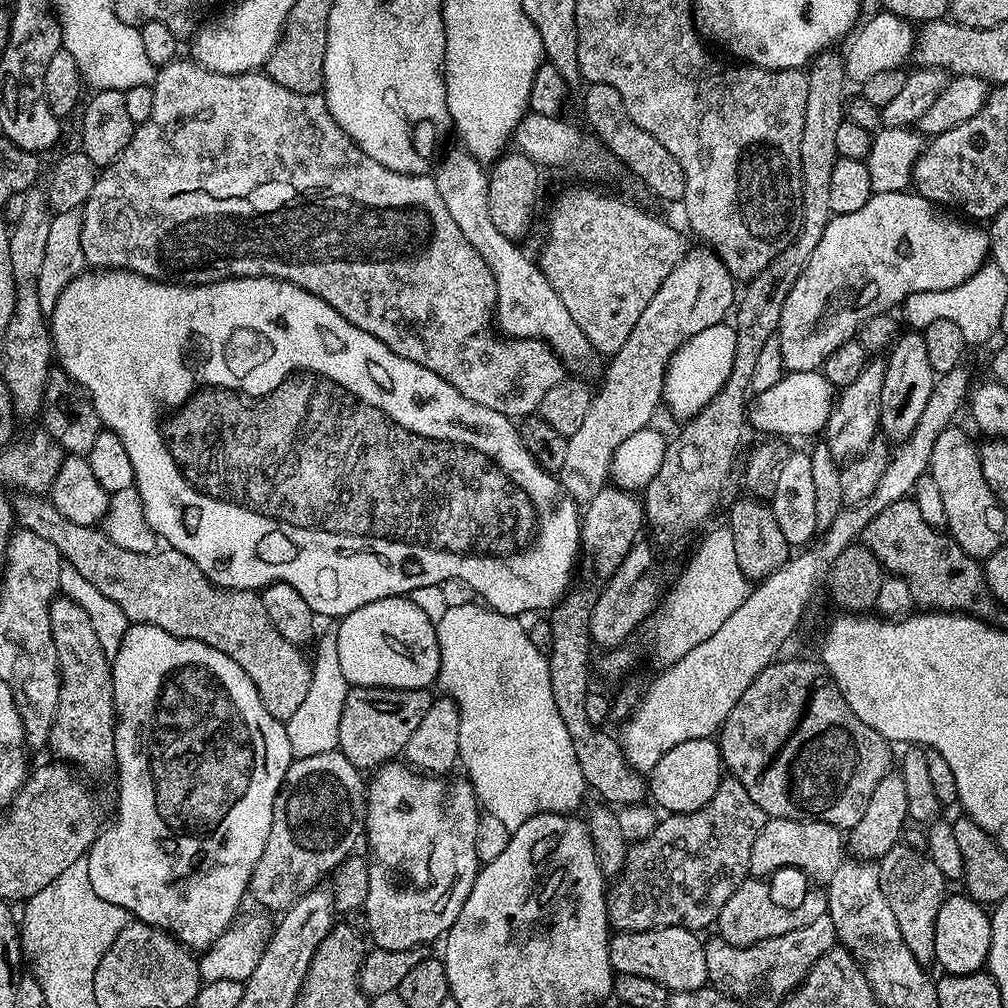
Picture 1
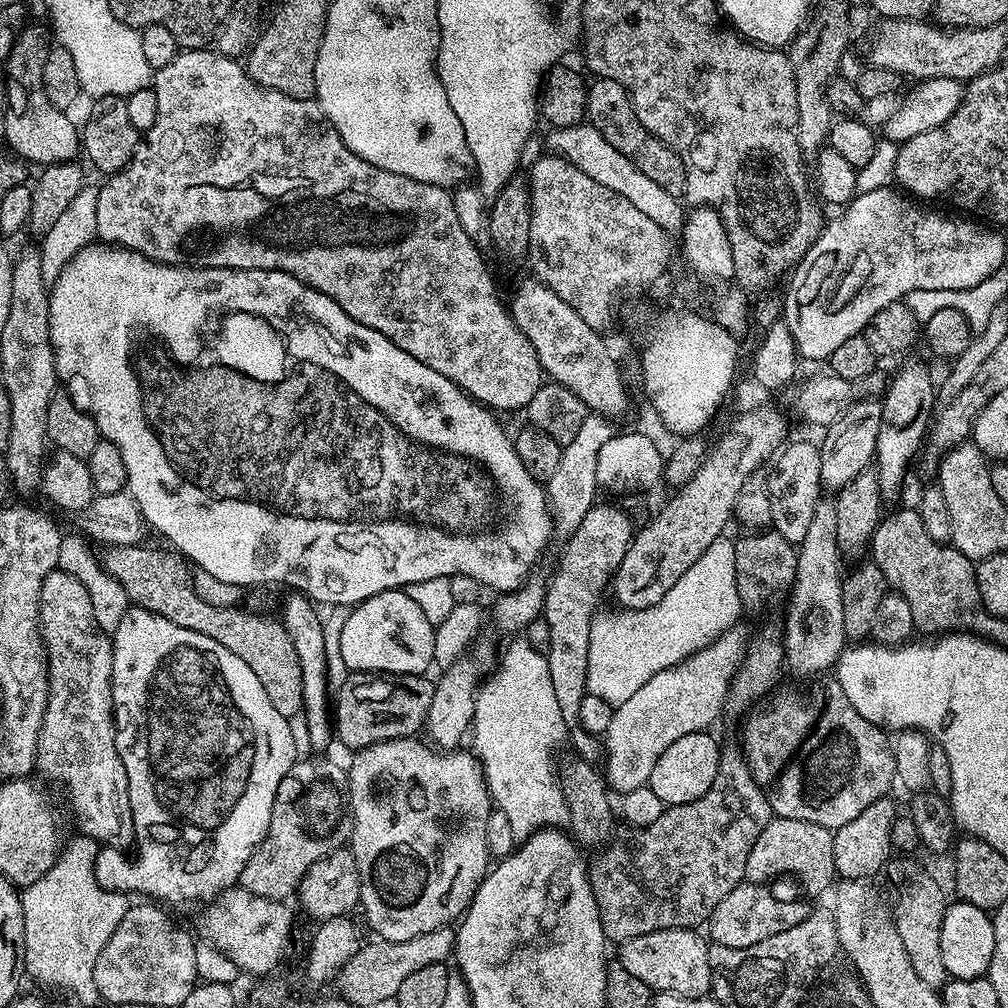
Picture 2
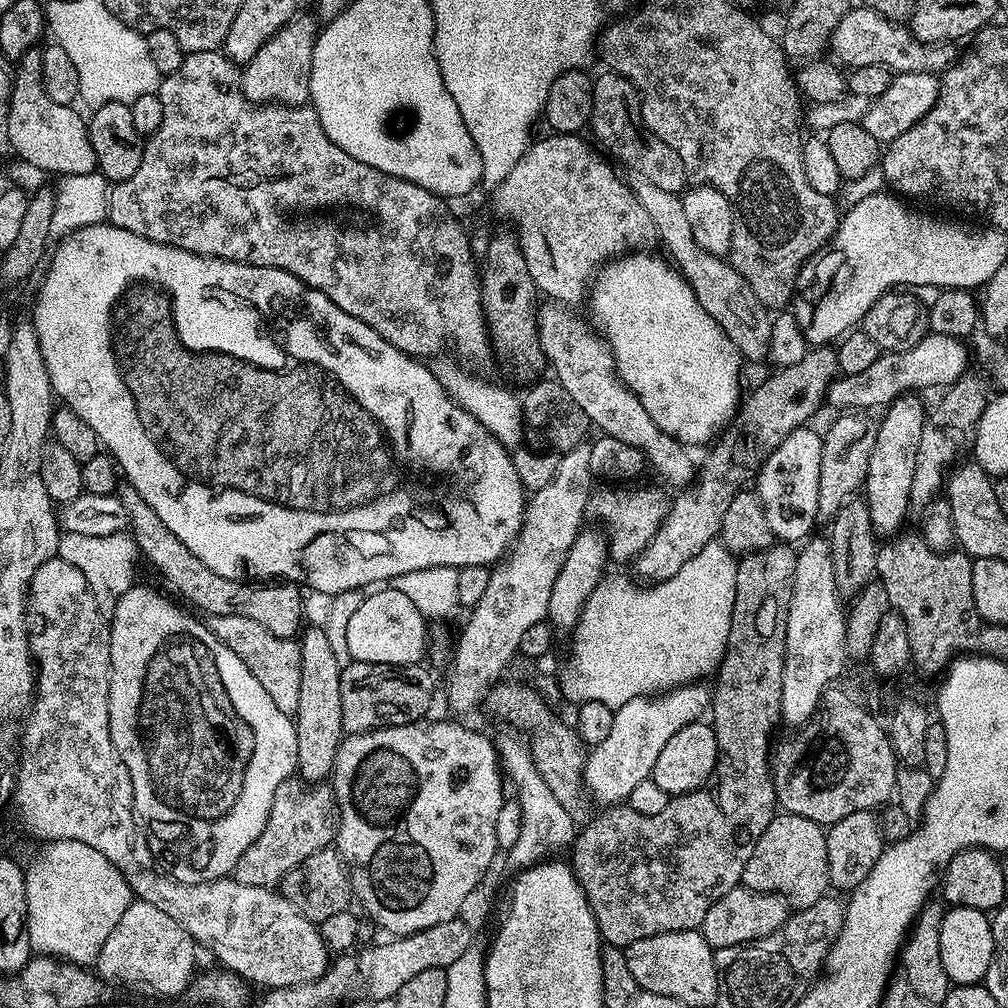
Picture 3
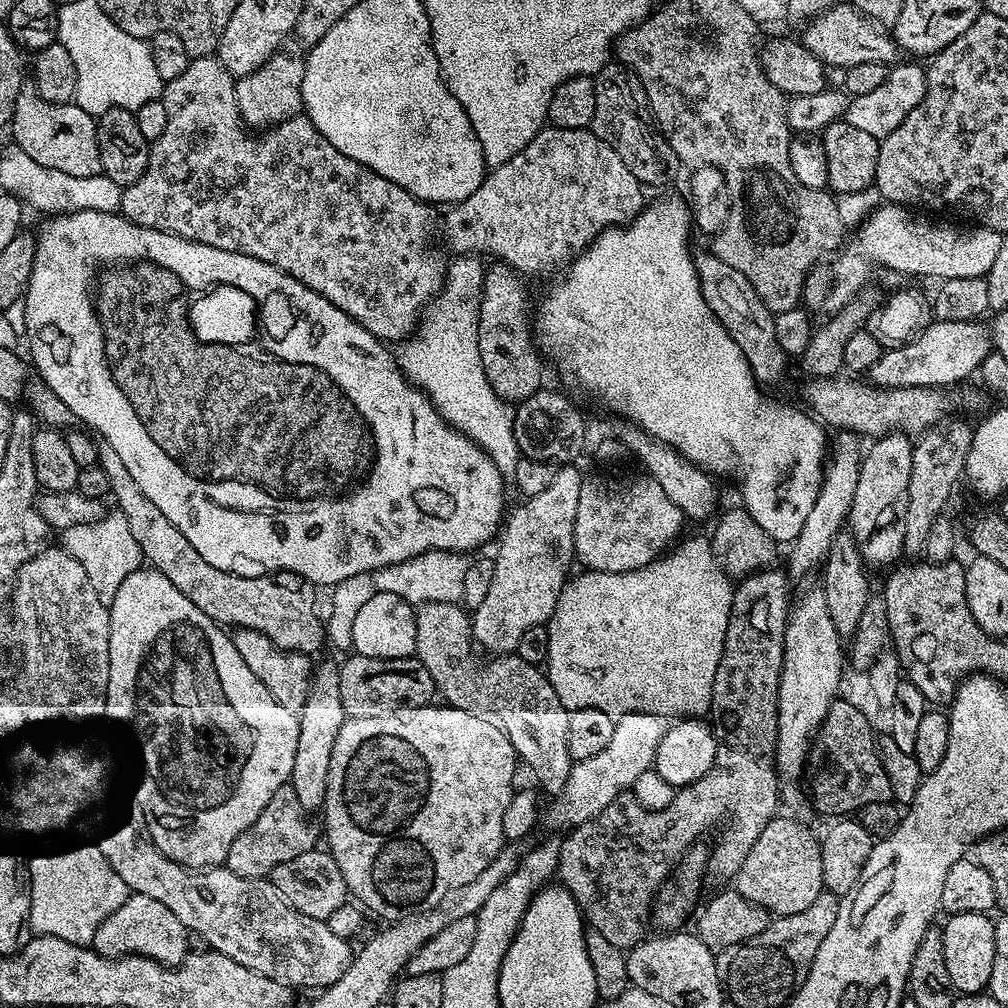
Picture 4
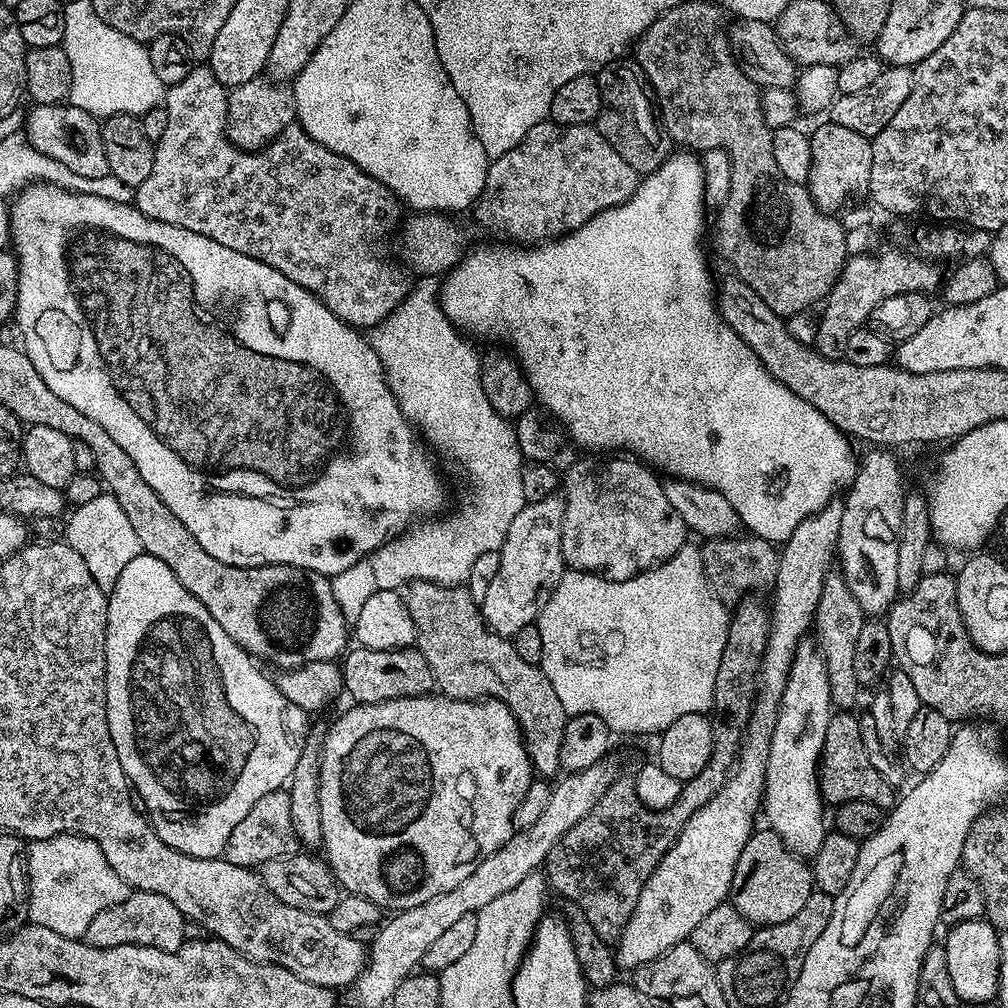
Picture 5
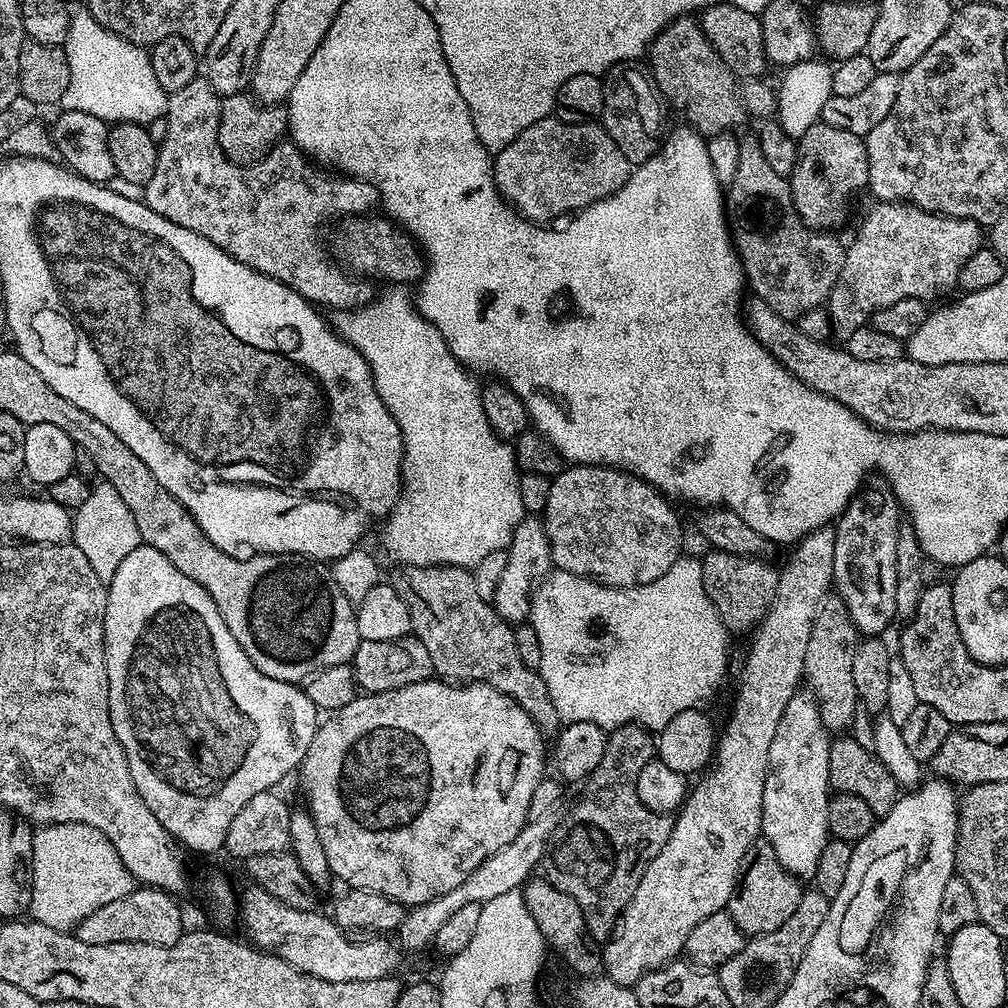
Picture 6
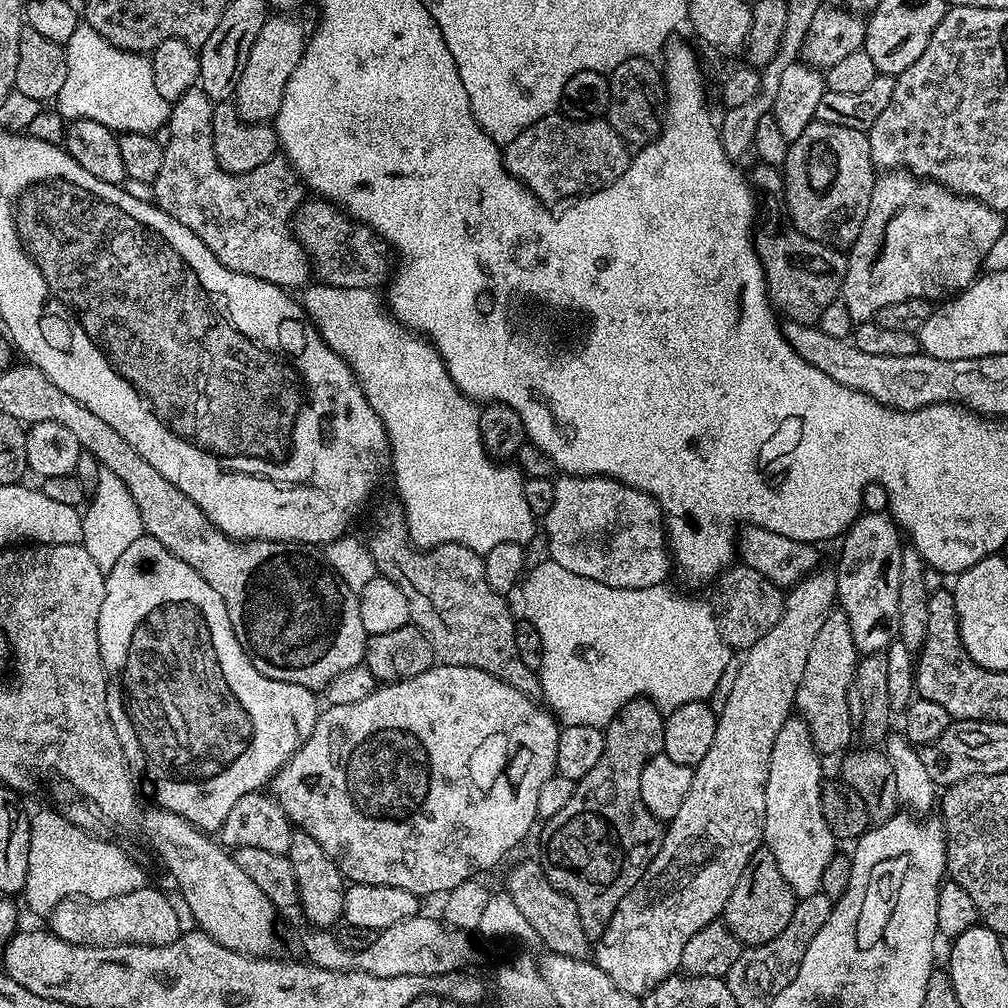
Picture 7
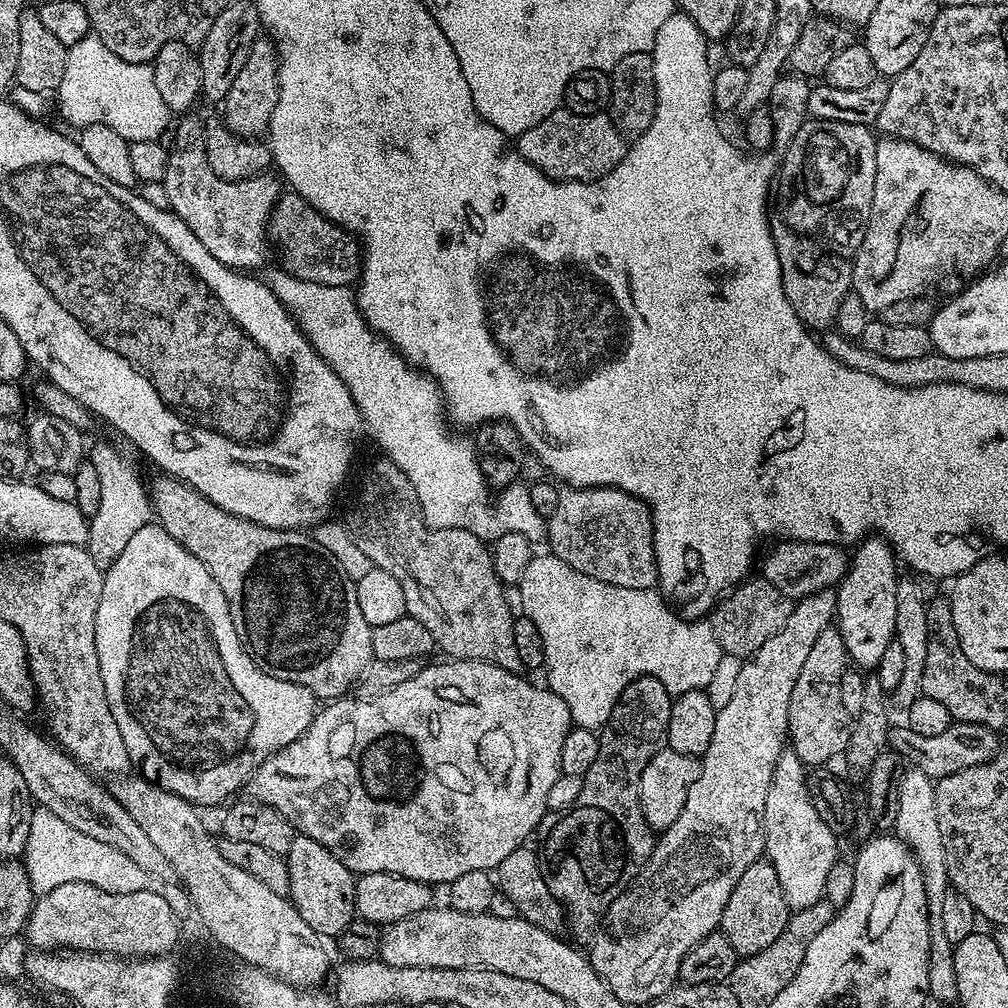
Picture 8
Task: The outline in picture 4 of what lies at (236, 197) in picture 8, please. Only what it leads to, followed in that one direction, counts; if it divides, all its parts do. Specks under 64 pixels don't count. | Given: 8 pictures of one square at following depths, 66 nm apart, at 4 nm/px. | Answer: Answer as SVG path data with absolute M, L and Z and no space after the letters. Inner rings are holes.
M215 55L189 59L186 70L182 70L178 78L165 83L162 99L166 106L166 130L162 138L151 141L146 170L142 178L138 178L138 182L123 189L119 211L126 219L138 226L162 230L199 244L214 246L223 252L237 252L246 254L248 258L258 258L273 268L282 270L287 276L301 280L306 287L314 290L322 298L334 302L338 310L346 313L351 320L359 322L380 340L402 342L412 335L424 305L444 287L444 277L448 275L449 261L444 260L445 253L439 247L432 248L432 231L435 228L437 231L438 228L438 216L432 213L435 212L433 205L416 200L414 194L402 190L402 186L390 182L390 178L382 178L382 174L362 166L362 162L346 158L342 150L330 146L330 142L326 142L326 138L318 134L314 122L310 122L307 115L295 116L284 120L281 124L273 124L271 128L259 134L253 134L240 119L240 111L236 105L236 80L225 70Z

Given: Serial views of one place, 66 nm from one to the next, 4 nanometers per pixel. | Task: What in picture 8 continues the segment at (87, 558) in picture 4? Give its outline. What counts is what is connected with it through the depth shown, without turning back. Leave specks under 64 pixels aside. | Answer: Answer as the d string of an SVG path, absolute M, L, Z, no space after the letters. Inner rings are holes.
M108 444L91 445L90 463L98 470L98 478L102 485L102 502L98 506L98 514L90 517L88 522L88 553L101 566L112 564L126 550L130 538L142 530L153 519L152 498L149 489L140 481L140 476L124 461L122 453Z

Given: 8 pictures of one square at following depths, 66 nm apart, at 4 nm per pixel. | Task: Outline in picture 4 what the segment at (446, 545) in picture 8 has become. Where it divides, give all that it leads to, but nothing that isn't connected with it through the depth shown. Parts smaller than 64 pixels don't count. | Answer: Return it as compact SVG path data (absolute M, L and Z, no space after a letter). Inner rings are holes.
M430 602L429 604L419 605L415 609L416 614L416 651L414 653L416 659L422 662L422 666L426 666L426 670L430 670L430 678L434 678L436 683L437 693L442 697L451 707L461 708L467 712L477 713L490 722L494 722L505 734L506 738L510 738L510 742L514 746L516 755L518 757L519 763L524 764L526 767L532 771L532 776L545 788L546 791L552 792L551 794L559 794L560 791L566 786L566 780L570 778L570 770L573 766L572 755L570 754L570 745L568 743L568 723L570 723L570 718L568 713L570 709L566 706L562 706L562 702L558 698L558 694L554 694L554 686L550 686L547 675L537 665L531 664L530 662L522 662L522 658L515 654L500 654L495 658L484 658L488 660L480 661L476 660L476 656L472 653L472 648L474 649L474 641L472 638L472 622L469 613L465 611L459 603L451 604L450 602Z

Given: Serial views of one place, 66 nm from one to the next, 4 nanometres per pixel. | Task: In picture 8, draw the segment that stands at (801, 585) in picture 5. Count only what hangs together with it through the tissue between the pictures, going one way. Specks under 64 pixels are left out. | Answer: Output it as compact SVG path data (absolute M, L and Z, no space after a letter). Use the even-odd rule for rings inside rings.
M833 589L804 596L793 603L786 626L782 626L774 638L766 638L759 650L741 663L744 665L736 672L728 701L716 709L714 734L700 760L698 778L694 786L690 786L690 794L686 794L682 814L678 814L671 826L659 833L656 848L646 866L633 878L632 885L614 898L599 932L592 937L590 959L593 970L606 981L614 995L629 1006L651 1005L653 1000L677 983L682 958L686 958L688 951L702 942L702 938L719 929L722 910L726 910L726 902L730 902L730 894L734 886L738 886L738 878L742 878L750 862L765 855L766 794L774 778L774 766L786 750L790 694L818 634L833 627L835 620L836 593Z

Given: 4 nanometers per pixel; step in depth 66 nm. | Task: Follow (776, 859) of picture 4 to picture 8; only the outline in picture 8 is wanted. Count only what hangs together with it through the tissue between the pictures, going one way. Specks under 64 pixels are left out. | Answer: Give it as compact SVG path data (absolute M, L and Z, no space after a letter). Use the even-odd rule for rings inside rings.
M761 858L750 862L742 878L738 878L738 886L734 886L730 902L726 902L726 910L722 910L719 931L730 938L730 946L734 946L737 957L753 956L758 954L758 950L766 950L766 946L786 930L789 915L786 894L782 894L778 874L770 861Z

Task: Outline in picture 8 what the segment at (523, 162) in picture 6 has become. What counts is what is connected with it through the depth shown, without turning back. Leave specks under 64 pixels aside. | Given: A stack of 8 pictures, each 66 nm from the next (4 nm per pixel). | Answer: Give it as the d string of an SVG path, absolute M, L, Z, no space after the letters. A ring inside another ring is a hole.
M561 106L554 114L542 118L538 126L530 126L521 136L515 137L515 151L526 162L542 170L553 180L600 180L622 162L626 141L604 112L574 114Z

